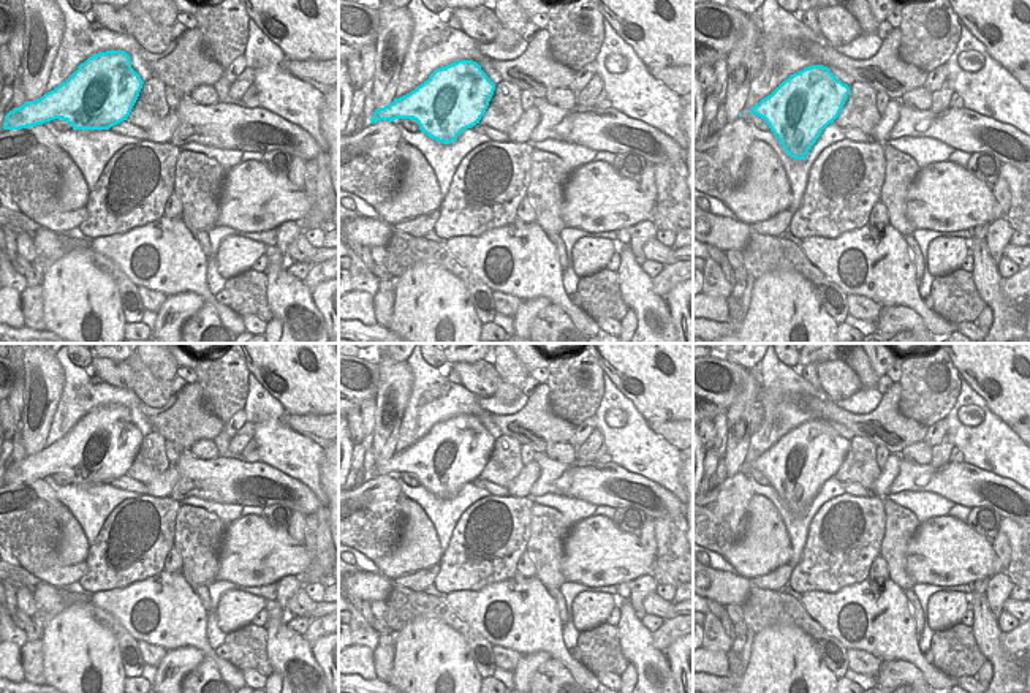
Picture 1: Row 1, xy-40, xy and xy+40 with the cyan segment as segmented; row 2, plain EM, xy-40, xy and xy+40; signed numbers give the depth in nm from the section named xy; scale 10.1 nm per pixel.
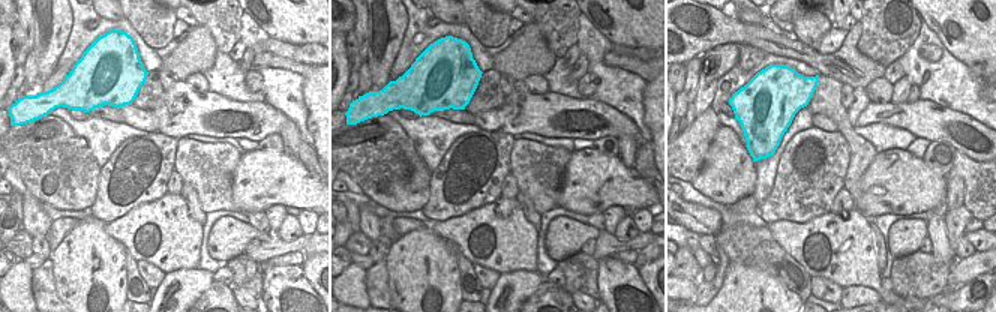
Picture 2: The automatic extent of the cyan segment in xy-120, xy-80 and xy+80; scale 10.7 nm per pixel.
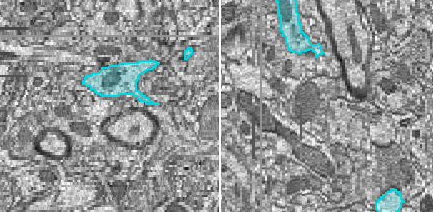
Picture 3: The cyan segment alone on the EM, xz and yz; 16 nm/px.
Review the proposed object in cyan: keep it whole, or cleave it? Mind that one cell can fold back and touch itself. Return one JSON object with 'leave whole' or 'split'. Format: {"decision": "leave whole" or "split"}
{"decision": "leave whole"}

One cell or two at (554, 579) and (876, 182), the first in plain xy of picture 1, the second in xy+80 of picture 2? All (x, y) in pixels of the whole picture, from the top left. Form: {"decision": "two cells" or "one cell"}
{"decision": "two cells"}

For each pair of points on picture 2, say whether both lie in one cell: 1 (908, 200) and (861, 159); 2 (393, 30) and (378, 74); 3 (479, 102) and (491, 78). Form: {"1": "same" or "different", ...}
{"1": "different", "2": "same", "3": "same"}

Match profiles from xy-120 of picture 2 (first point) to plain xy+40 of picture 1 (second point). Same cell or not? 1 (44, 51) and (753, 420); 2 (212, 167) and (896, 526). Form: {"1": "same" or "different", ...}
{"1": "different", "2": "same"}

